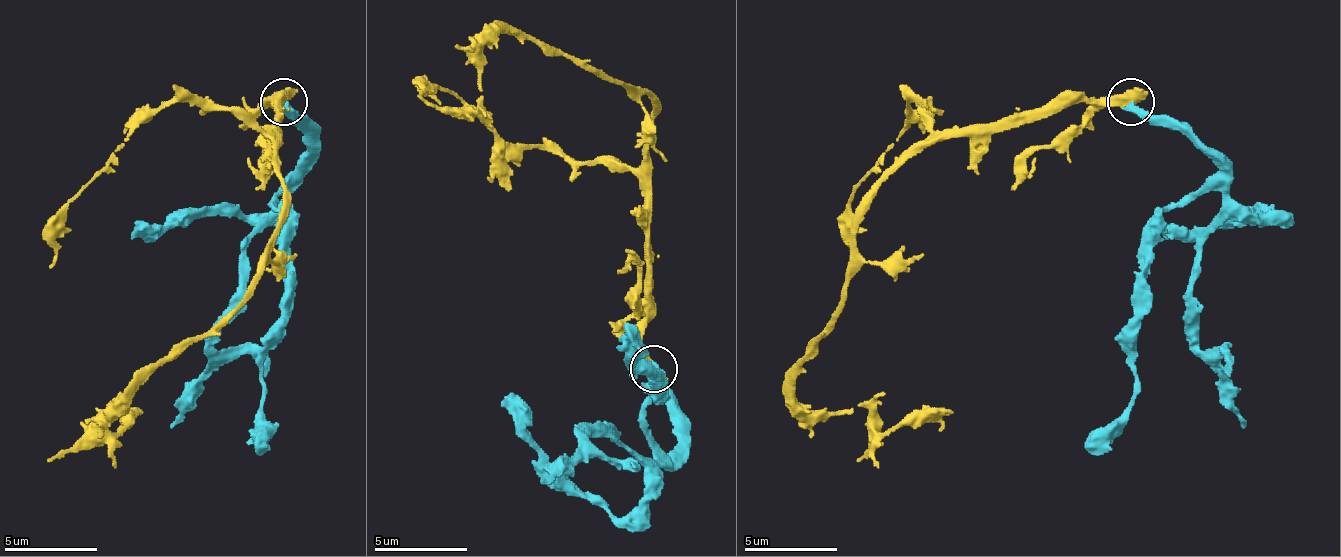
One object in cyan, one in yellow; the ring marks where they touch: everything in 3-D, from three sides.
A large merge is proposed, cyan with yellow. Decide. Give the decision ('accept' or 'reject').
reject

